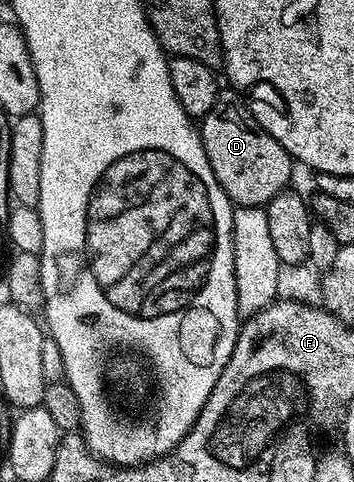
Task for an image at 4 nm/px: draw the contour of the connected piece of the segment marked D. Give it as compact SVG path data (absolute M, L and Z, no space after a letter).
M221 91L214 106L199 121L200 141L206 150L210 170L233 205L241 208L267 206L279 192L289 187L294 161L292 155L250 114L241 93Z

